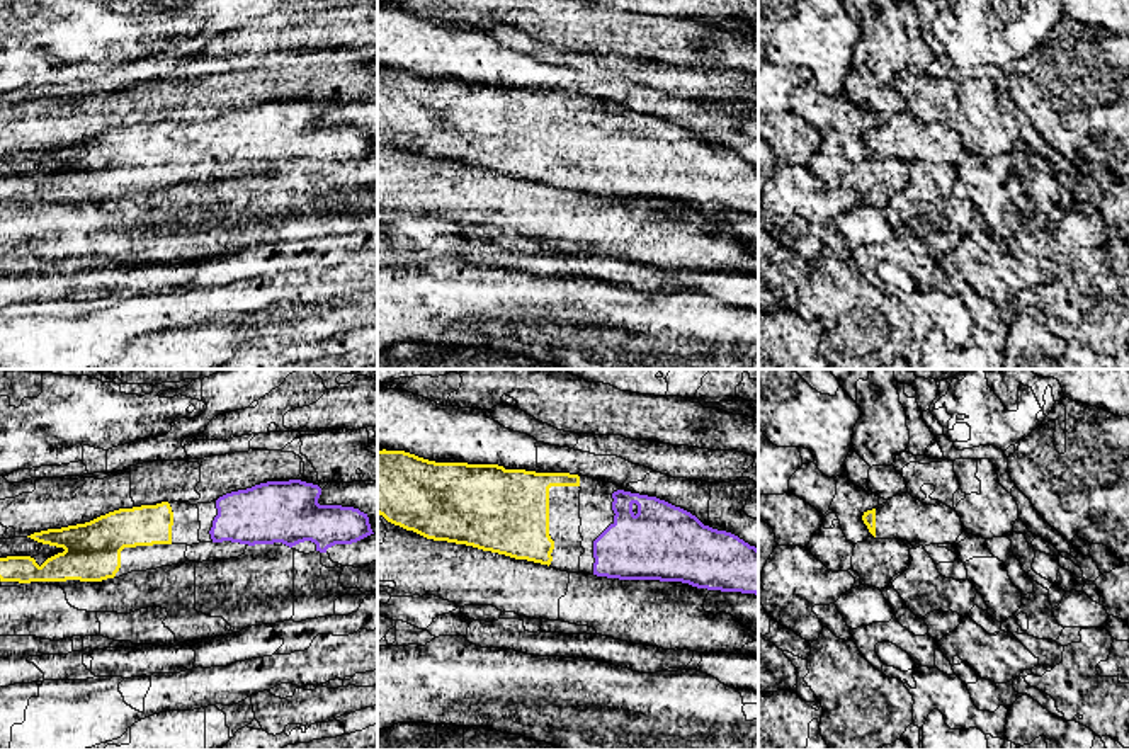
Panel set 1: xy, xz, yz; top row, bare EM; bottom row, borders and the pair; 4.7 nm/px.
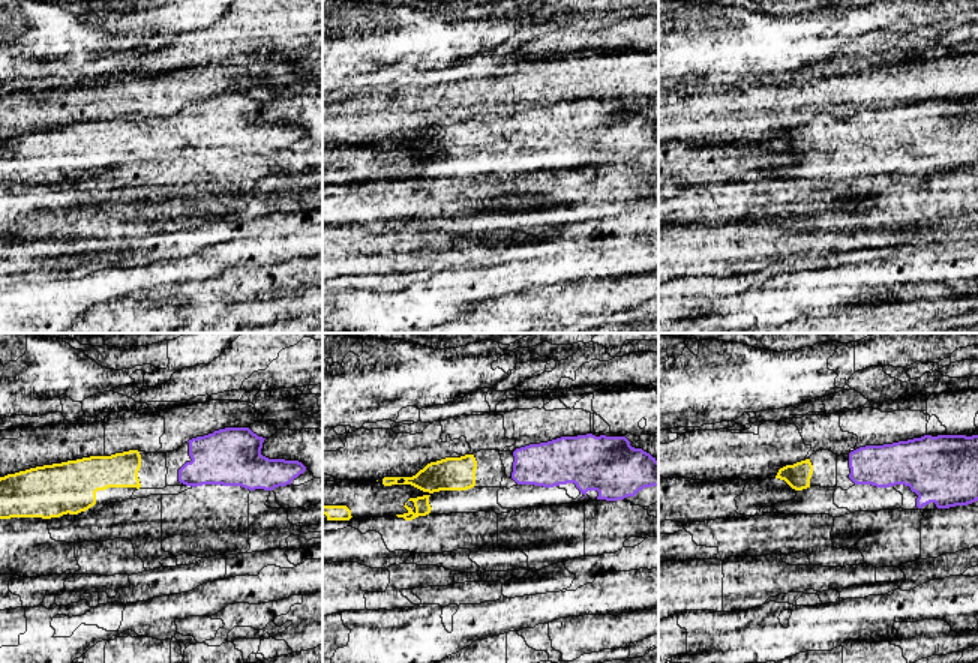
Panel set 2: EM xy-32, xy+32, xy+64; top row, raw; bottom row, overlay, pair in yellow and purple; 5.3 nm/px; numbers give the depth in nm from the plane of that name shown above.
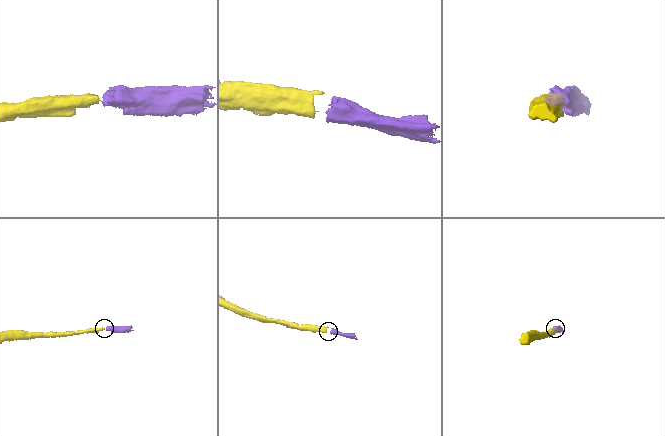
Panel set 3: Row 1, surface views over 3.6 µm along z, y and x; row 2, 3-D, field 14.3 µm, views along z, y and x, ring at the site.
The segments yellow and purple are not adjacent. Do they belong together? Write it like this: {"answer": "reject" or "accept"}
{"answer": "accept"}

